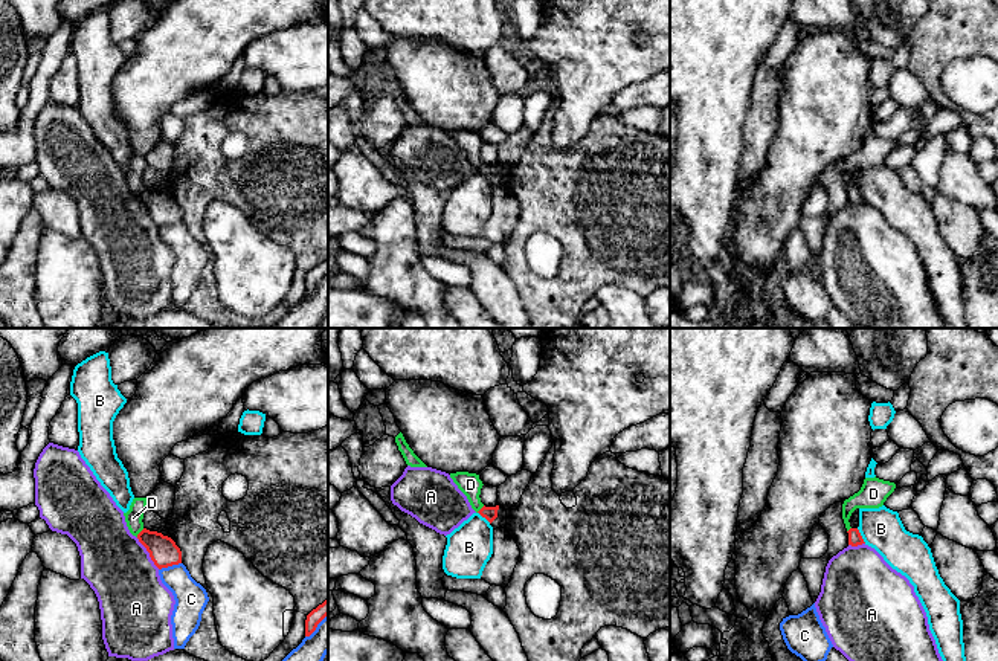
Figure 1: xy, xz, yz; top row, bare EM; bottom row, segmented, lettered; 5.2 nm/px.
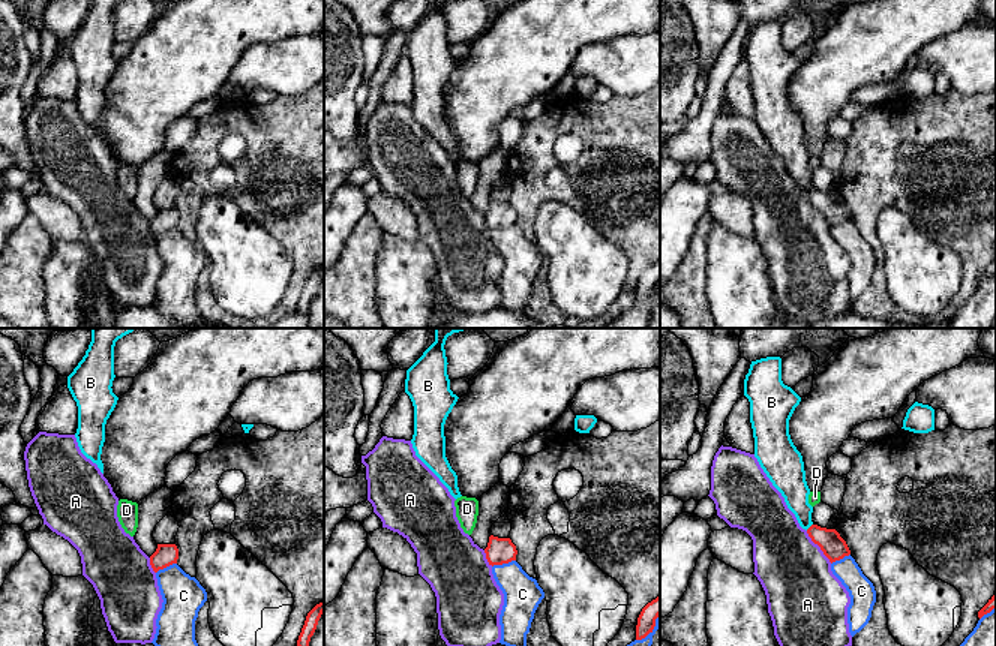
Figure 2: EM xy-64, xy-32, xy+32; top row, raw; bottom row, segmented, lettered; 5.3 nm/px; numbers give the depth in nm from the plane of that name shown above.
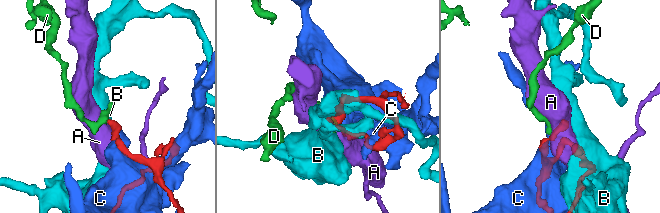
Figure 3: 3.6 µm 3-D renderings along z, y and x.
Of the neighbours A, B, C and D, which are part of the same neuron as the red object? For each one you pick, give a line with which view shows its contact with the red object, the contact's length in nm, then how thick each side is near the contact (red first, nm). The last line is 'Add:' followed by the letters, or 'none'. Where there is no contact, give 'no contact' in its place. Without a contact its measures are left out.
Add: none

